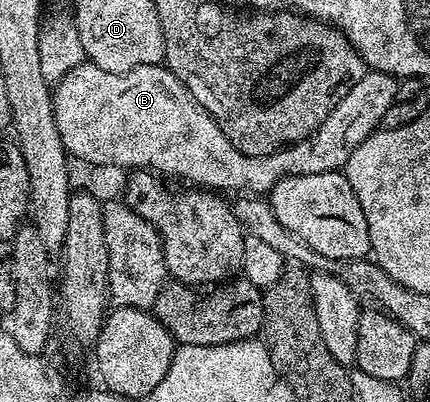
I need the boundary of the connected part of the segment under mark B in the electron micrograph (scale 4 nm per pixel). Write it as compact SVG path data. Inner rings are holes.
M87 62L76 66L76 70L72 70L63 80L58 81L52 95L54 97L56 130L60 130L60 138L66 148L67 157L99 164L100 166L116 166L125 170L149 170L166 178L179 176L180 179L186 180L182 182L189 182L191 185L201 186L206 190L221 190L223 193L238 192L234 194L268 194L276 186L276 182L280 182L285 176L324 174L325 172L337 172L345 169L348 158L352 158L352 150L356 150L356 146L360 146L360 142L364 142L373 132L377 132L382 128L382 119L384 114L388 114L388 106L392 106L396 102L394 98L395 87L395 77L389 76L387 72L368 70L364 74L364 78L360 78L360 82L356 82L356 86L352 86L352 90L348 90L348 94L344 94L344 98L340 98L340 102L336 102L336 106L328 114L328 118L324 118L322 125L310 137L299 140L297 144L288 144L285 148L279 148L278 151L272 154L260 154L259 156L249 156L240 150L236 150L236 146L232 146L232 142L228 142L224 130L220 130L218 123L199 106L196 98L192 98L192 94L184 86L184 82L180 82L180 78L176 78L176 74L172 74L172 70L162 64L136 66L127 72L109 72L108 70L100 70L100 66Z

